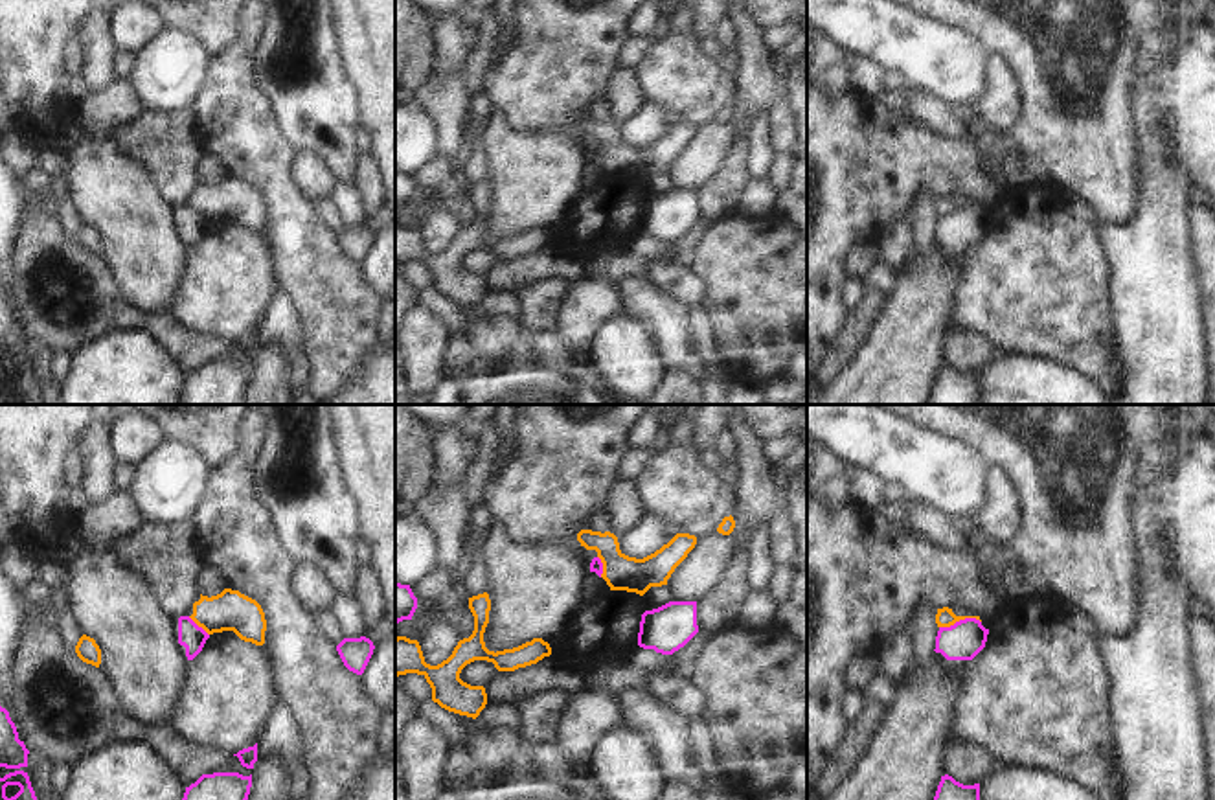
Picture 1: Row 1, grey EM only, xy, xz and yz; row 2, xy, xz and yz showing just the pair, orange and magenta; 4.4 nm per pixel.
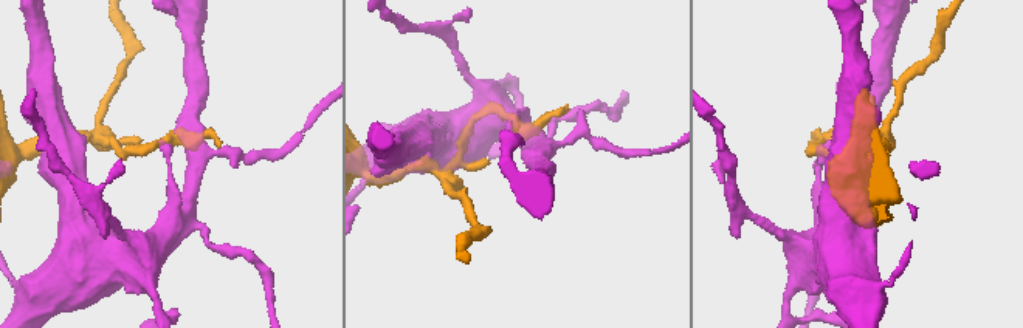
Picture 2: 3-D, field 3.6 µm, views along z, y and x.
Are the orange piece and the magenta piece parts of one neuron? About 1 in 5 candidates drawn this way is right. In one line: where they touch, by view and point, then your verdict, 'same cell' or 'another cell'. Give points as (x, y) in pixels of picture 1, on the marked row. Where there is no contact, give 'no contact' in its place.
contact yz (960, 618); another cell

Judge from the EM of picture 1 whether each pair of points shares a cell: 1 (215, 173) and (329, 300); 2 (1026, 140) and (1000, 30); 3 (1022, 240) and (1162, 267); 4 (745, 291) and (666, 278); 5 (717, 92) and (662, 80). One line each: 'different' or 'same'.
1: different
2: same
3: different
4: different
5: same

